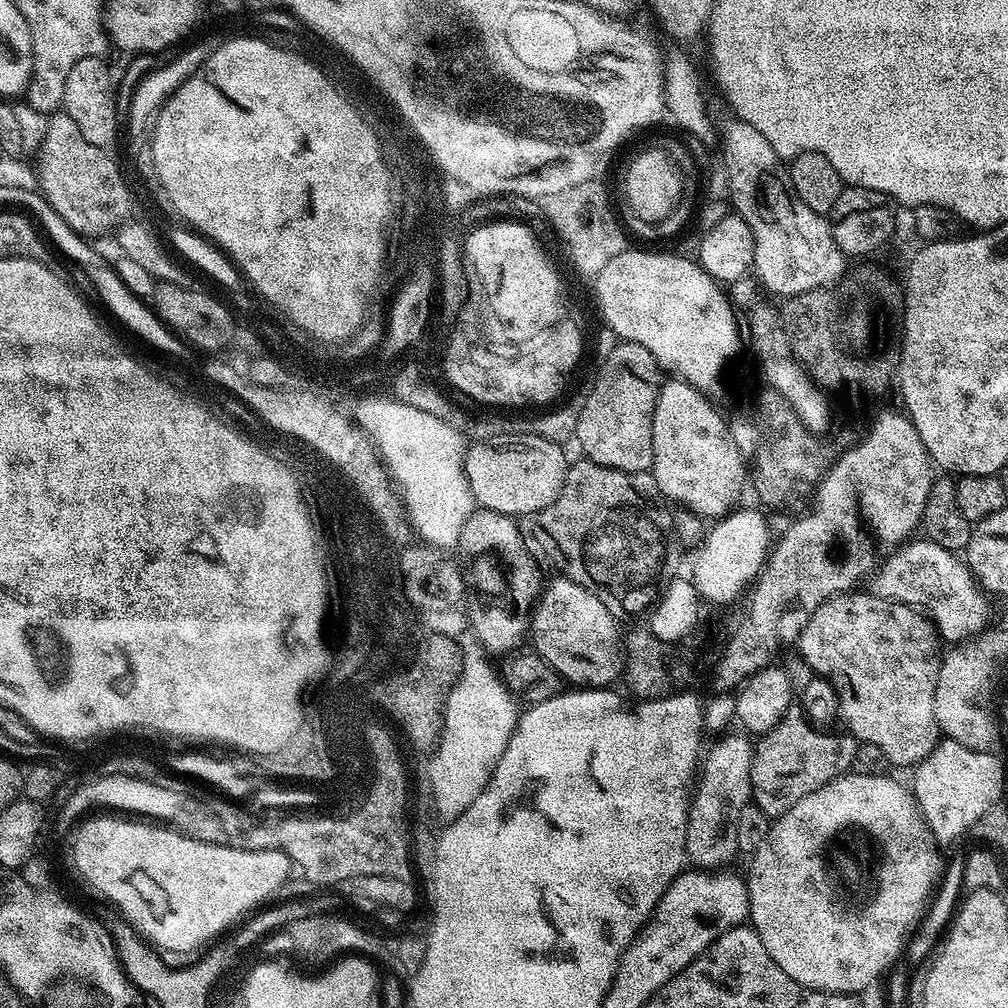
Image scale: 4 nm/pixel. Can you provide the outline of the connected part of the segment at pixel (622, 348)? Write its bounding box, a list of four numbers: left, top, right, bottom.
[575,342,662,472]

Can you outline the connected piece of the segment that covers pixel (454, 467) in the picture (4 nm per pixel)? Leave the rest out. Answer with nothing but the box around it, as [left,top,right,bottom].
[355,398,474,549]

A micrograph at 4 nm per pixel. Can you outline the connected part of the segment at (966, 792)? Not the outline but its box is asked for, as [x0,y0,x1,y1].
[910,738,982,841]

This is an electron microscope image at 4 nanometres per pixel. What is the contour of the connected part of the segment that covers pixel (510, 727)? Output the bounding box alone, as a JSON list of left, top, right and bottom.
[432,634,522,816]

